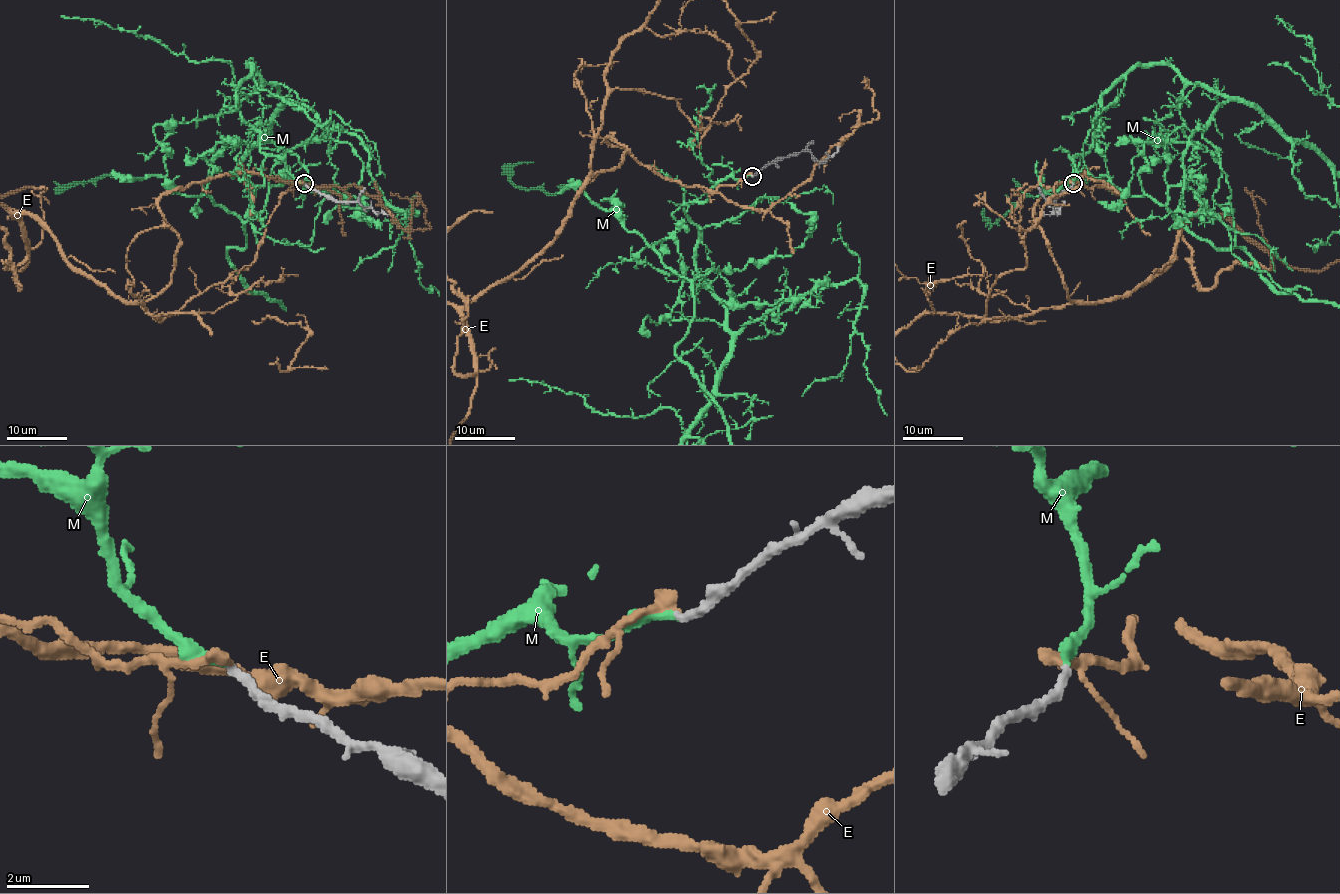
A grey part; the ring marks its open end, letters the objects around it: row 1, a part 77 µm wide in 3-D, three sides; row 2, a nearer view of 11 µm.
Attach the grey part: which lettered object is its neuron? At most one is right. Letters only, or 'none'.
M

